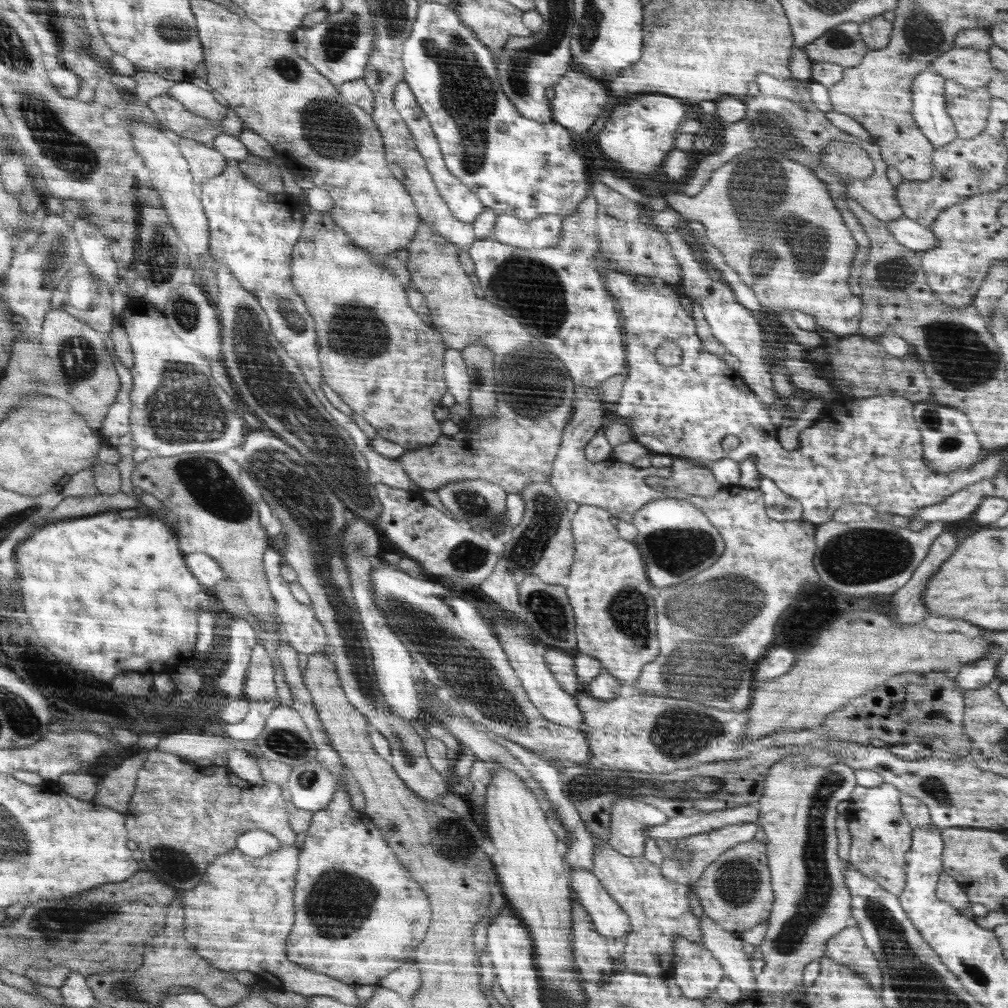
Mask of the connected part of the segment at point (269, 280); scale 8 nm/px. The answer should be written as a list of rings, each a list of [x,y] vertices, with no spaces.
[[[228,166],[216,178],[205,182],[204,204],[206,212],[210,216],[210,228],[212,228],[212,252],[218,256],[218,262],[226,262],[232,272],[238,276],[242,286],[253,293],[262,304],[266,314],[270,312],[270,323],[273,336],[277,338],[284,351],[294,358],[300,366],[302,374],[314,390],[318,401],[329,411],[330,416],[337,421],[342,428],[349,432],[350,438],[357,445],[358,452],[366,458],[369,470],[376,482],[392,488],[418,491],[419,486],[400,468],[400,462],[394,458],[384,458],[371,447],[371,440],[356,425],[356,422],[348,415],[342,414],[322,392],[324,375],[321,372],[320,352],[316,344],[316,332],[314,322],[304,308],[302,298],[296,294],[296,290],[290,284],[290,254],[294,244],[300,236],[300,222],[292,218],[292,210],[282,202],[270,202],[268,192],[260,190],[260,187],[248,180],[239,166]]]

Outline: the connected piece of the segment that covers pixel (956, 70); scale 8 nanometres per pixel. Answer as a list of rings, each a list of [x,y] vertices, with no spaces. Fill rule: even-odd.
[[[952,47],[929,64],[945,80],[956,80],[964,88],[979,90],[992,78],[992,63],[987,51],[975,48]]]

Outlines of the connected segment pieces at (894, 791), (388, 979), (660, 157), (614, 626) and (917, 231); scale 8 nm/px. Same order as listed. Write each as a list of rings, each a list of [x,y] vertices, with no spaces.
[[[886,782],[872,788],[857,786],[845,815],[852,838],[849,863],[856,871],[897,897],[905,890],[909,866],[905,856],[913,844],[913,828],[910,828],[905,812],[902,812],[901,793],[896,786]]]
[[[408,958],[406,963],[402,964],[402,968],[392,970],[379,983],[382,987],[394,989],[403,998],[410,1001],[411,997],[420,990],[423,982],[418,965],[415,961],[412,962],[412,958]]]
[[[642,93],[629,98],[612,109],[612,112],[599,133],[599,146],[605,155],[618,162],[622,162],[624,168],[640,172],[643,175],[654,173],[658,167],[664,164],[667,154],[676,146],[677,135],[680,134],[681,124],[686,120],[684,104],[678,102],[670,95],[660,93]]]
[[[580,505],[575,511],[575,562],[566,590],[575,614],[577,649],[597,658],[603,672],[615,676],[628,692],[644,666],[660,654],[654,614],[654,599],[659,590],[646,578],[647,566],[640,548],[623,539],[610,518],[608,511],[594,505]]]
[[[904,214],[900,219],[894,219],[886,225],[894,233],[898,244],[906,245],[911,251],[921,252],[937,245],[937,237],[934,236],[932,228],[926,228]]]

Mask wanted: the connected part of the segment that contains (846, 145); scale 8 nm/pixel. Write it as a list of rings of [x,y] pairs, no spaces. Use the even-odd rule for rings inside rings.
[[[831,142],[825,146],[823,150],[823,159],[816,168],[812,170],[814,175],[820,179],[824,184],[826,184],[826,189],[830,193],[830,197],[840,212],[841,217],[845,221],[845,225],[848,230],[852,233],[854,240],[857,241],[857,253],[854,255],[853,264],[856,267],[849,276],[849,287],[852,289],[854,296],[861,296],[861,286],[859,283],[861,268],[866,262],[867,256],[869,255],[870,239],[868,235],[864,232],[862,225],[858,222],[858,219],[852,214],[852,211],[846,206],[844,187],[842,186],[843,181],[849,179],[865,179],[868,178],[873,173],[873,160],[870,155],[857,144],[852,144],[851,142]]]

